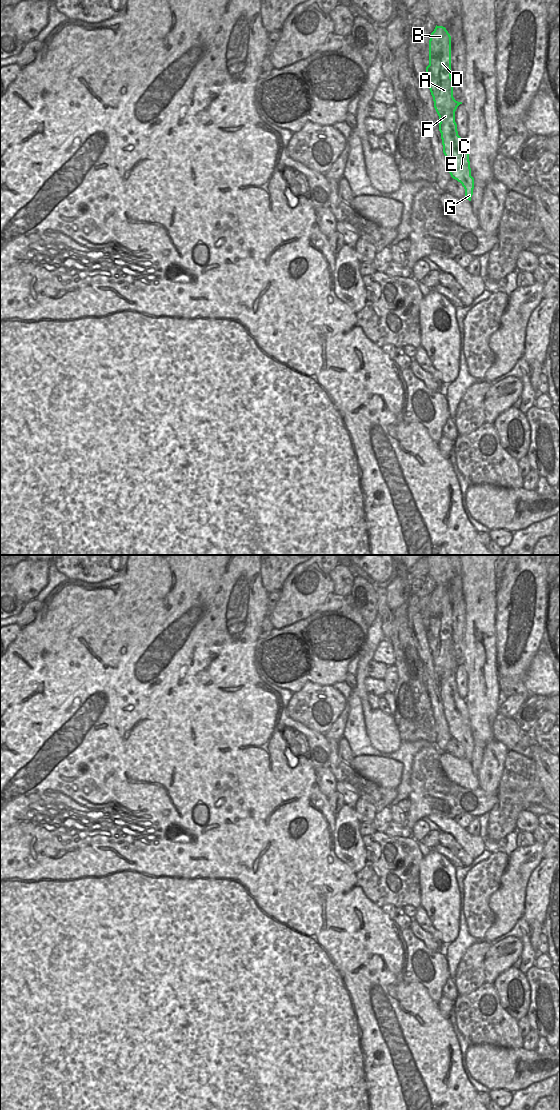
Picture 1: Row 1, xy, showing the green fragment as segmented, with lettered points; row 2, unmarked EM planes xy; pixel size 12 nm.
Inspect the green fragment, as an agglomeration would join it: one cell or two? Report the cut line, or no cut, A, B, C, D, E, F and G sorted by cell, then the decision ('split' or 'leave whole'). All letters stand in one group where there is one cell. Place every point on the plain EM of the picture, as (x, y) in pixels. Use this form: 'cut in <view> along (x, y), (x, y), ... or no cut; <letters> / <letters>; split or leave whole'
cut in xy along (470, 733), (461, 743); A B C D E F / G; split

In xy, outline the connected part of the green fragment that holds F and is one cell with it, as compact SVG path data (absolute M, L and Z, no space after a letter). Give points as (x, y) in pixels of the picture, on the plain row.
M443 586L435 587L429 600L429 625L426 637L439 676L443 713L451 737L462 743L471 734L465 700L458 695L455 671L462 664L453 657L451 638L451 596Z

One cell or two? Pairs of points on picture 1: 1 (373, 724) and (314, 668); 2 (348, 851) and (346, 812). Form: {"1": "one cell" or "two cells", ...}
{"1": "two cells", "2": "one cell"}

